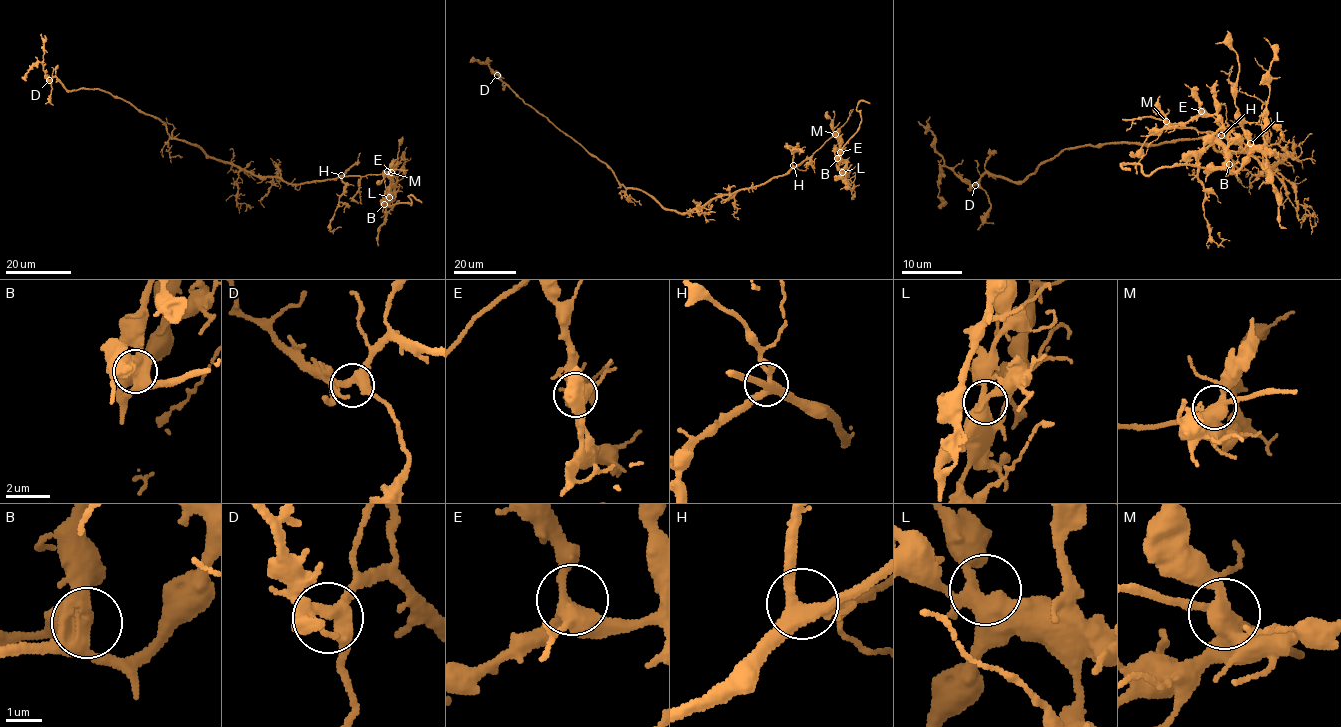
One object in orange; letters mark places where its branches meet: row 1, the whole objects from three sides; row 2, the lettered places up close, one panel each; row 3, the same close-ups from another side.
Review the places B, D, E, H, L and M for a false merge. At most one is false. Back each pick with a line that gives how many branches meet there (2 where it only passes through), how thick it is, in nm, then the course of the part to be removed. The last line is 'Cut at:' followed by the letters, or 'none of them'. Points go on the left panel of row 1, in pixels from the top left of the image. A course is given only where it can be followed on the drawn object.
M: Branches: 4. Thickness 440 nm. Course of the part to remove: (388, 172), (296, 184), (219, 162), (125, 101), (48, 79), (41, 33)
Cut at: M

